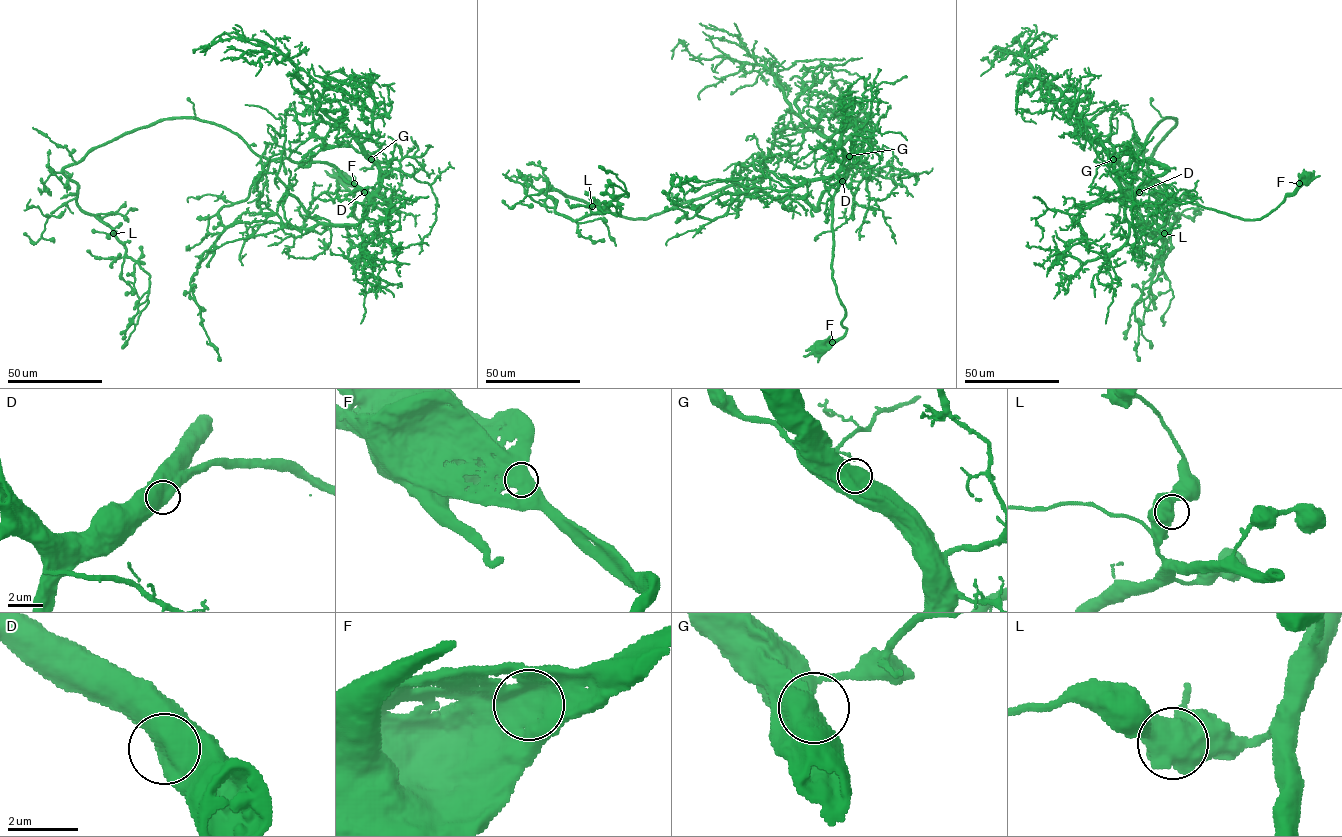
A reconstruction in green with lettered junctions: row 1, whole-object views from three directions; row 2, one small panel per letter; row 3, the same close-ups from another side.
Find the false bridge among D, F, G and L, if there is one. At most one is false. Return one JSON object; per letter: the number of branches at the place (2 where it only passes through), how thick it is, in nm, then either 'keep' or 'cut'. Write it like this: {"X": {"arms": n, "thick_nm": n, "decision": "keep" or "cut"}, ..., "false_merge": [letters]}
{"D": {"arms": 1, "thick_nm": 1050, "decision": "keep"}, "F": {"arms": 1, "thick_nm": 1050, "decision": "keep"}, "G": {"arms": 1, "thick_nm": 1000, "decision": "keep"}, "L": {"arms": 1, "thick_nm": 1050, "decision": "keep"}, "false_merge": []}

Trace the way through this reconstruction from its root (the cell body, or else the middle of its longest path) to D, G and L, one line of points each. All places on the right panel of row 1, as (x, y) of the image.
D: (1305, 179), (1275, 208), (1255, 219), (1230, 216), (1152, 189), (1142, 188), (1139, 192)
G: (1305, 179), (1268, 213), (1260, 218), (1243, 219), (1152, 189), (1142, 188), (1127, 196), (1119, 187), (1113, 159)
L: (1305, 179), (1255, 219), (1142, 188), (1165, 171), (1143, 152), (1165, 118), (1148, 162), (1178, 216), (1164, 233)

